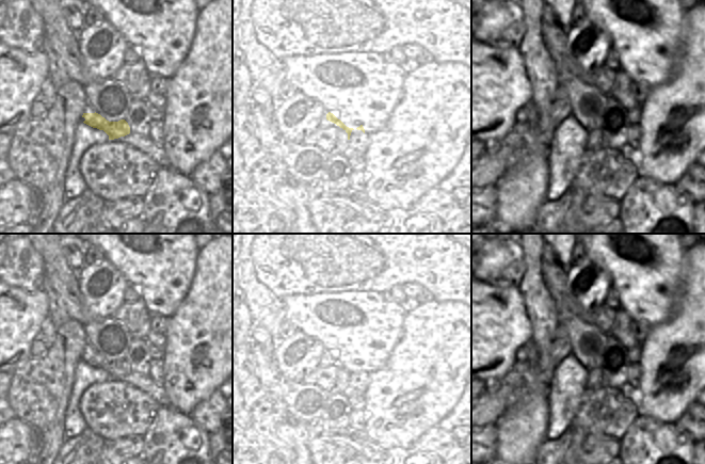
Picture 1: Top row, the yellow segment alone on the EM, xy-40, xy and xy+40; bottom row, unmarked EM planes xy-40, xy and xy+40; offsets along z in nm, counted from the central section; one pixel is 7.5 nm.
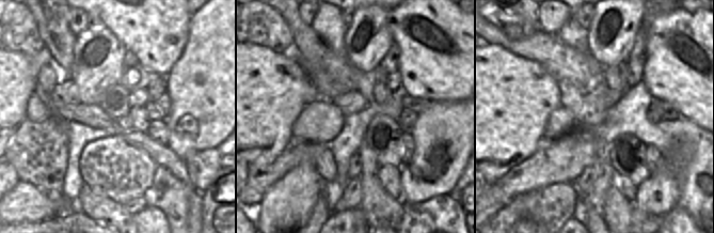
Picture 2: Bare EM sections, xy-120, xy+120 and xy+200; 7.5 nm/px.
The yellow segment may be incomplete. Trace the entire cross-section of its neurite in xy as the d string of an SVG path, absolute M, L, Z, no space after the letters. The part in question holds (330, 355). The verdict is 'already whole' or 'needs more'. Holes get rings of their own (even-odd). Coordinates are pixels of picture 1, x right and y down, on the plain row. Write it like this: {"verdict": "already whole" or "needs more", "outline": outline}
{"verdict": "already whole", "outline": "M329 351L326 353L326 358L336 363L340 367L342 367L348 372L348 379L350 379L351 371L354 369L353 367L347 366L340 358L338 358L333 352Z"}

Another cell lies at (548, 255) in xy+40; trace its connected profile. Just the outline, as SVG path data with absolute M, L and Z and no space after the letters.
M544 242L544 251L542 253L542 260L549 265L559 265L557 255L551 245Z

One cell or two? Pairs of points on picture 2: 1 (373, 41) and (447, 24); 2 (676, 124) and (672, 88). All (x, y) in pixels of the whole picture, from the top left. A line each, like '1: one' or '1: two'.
1: two
2: two

